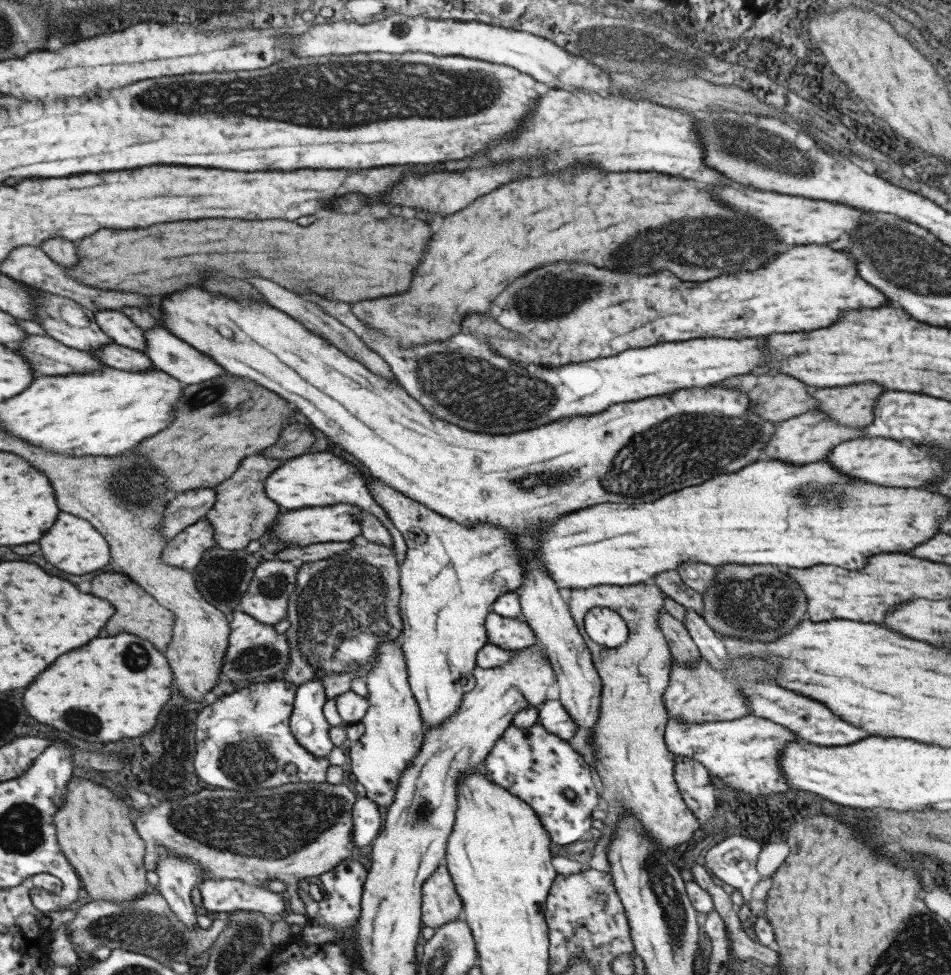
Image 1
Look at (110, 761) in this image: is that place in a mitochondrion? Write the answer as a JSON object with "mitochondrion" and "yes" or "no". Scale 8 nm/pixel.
{"mitochondrion":"yes"}

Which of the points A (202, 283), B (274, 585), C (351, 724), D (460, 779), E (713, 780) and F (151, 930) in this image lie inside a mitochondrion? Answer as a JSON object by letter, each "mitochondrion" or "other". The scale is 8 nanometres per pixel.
{"A":"other","B":"mitochondrion","C":"other","D":"other","E":"other","F":"mitochondrion"}

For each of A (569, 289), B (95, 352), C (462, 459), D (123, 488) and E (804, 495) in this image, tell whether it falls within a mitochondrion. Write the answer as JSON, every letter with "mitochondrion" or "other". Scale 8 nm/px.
{"A":"mitochondrion","B":"other","C":"other","D":"mitochondrion","E":"mitochondrion"}

